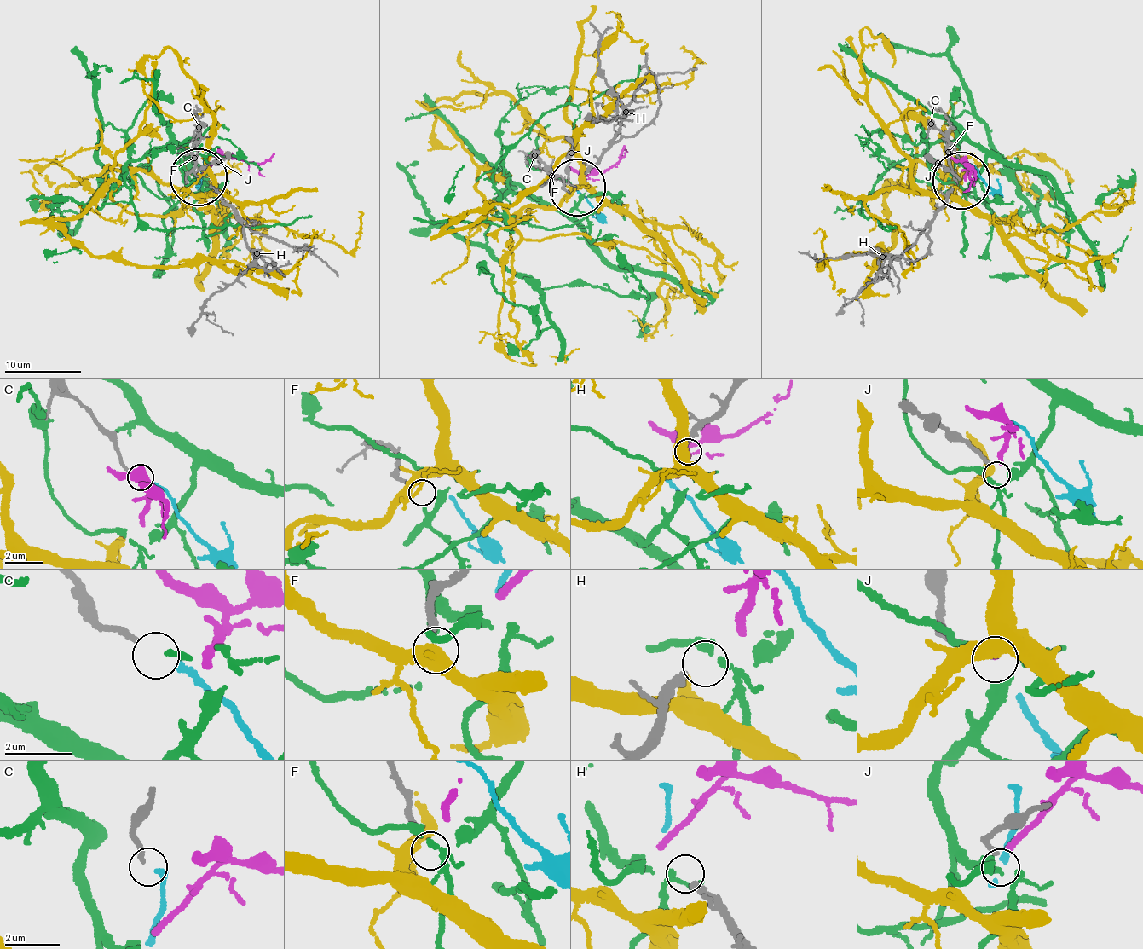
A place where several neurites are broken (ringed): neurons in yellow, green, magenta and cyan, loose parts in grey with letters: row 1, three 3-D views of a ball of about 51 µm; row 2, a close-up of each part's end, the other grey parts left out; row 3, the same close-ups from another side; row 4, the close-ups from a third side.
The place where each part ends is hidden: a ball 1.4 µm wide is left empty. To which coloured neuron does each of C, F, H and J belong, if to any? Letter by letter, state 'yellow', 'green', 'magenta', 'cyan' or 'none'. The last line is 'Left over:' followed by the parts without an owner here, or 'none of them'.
C: cyan
F: yellow
H: green
J: none
Left over: J

